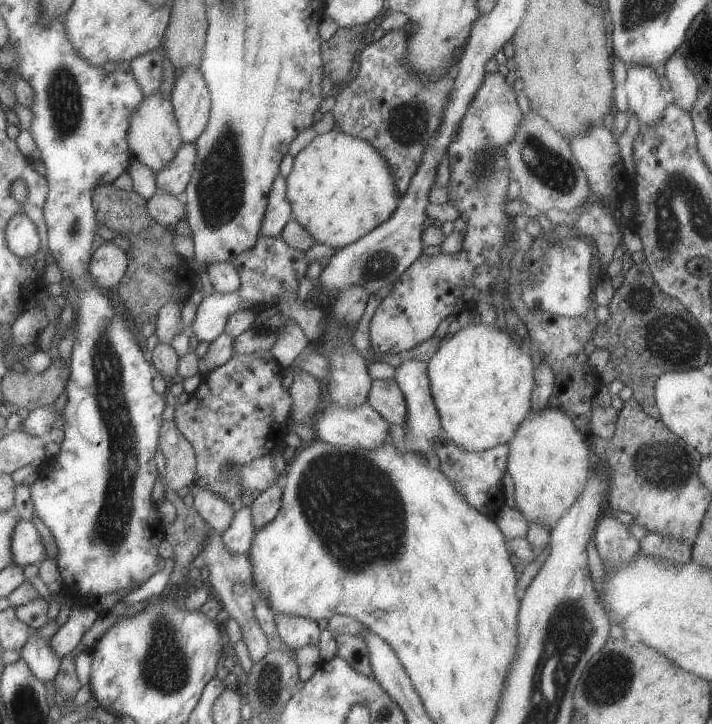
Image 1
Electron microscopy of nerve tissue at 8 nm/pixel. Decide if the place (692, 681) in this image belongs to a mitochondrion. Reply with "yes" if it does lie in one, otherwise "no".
no

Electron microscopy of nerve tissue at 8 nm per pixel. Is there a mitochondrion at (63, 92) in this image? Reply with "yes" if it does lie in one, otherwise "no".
yes

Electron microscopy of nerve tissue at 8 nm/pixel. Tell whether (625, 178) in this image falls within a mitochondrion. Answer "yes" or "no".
no

